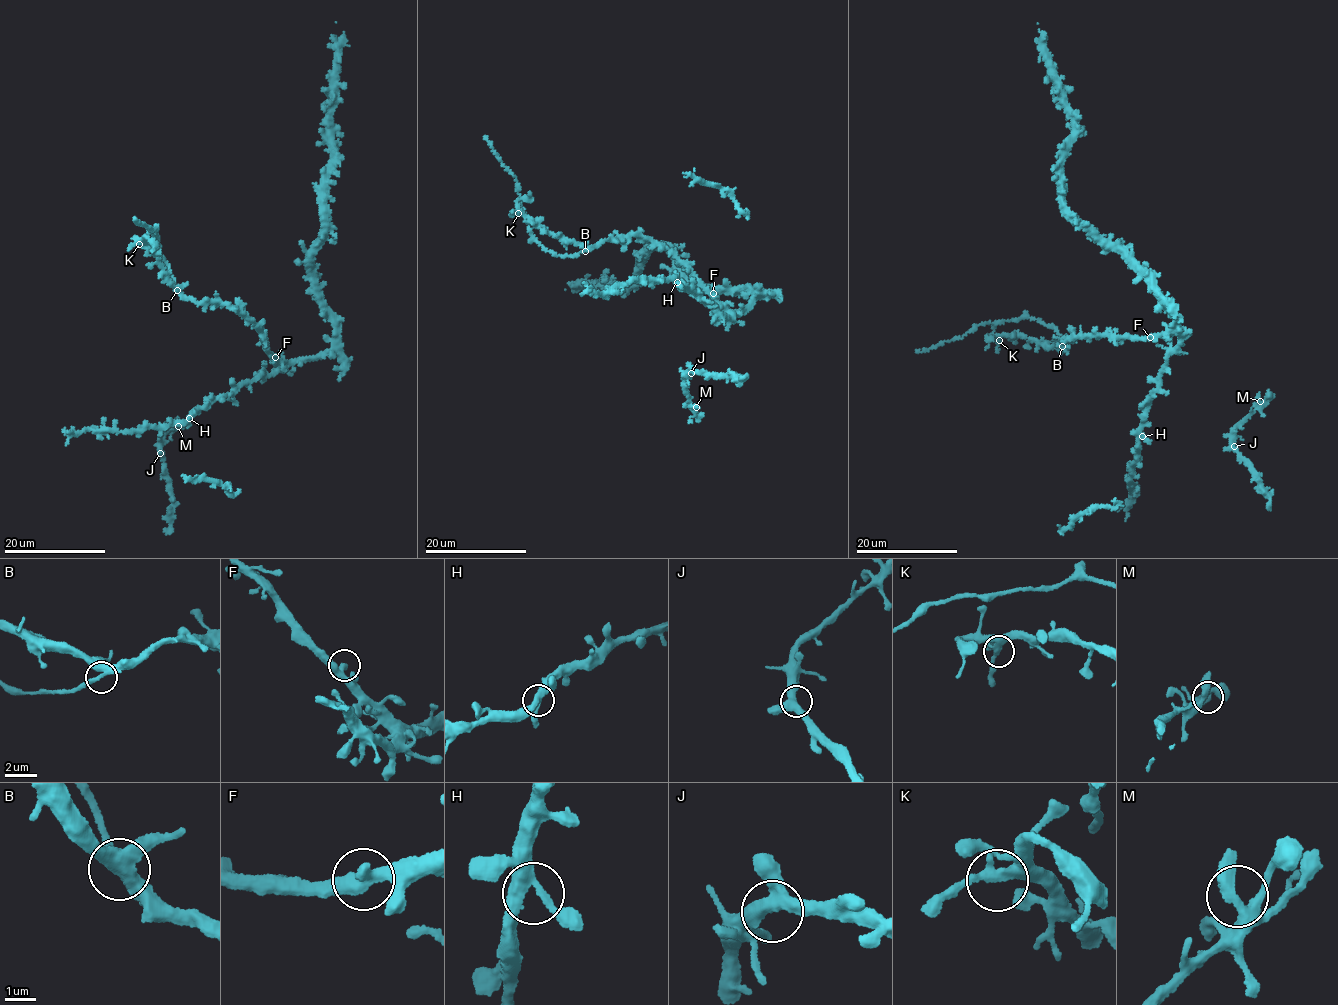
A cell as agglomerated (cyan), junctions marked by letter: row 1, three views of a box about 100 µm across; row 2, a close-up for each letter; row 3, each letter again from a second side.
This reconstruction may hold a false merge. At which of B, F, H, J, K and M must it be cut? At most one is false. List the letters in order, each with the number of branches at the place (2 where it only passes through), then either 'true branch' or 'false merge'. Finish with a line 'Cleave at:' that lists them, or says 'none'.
B: 3 | false merge
F: 2 | true branch
H: 3 | true branch
J: 3 | true branch
K: 3 | true branch
M: 2 | true branch
Cleave at: B

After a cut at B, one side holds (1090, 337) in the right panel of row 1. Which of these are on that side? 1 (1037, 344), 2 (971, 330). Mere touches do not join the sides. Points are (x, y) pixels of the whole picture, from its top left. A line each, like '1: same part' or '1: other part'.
1: same part
2: other part

